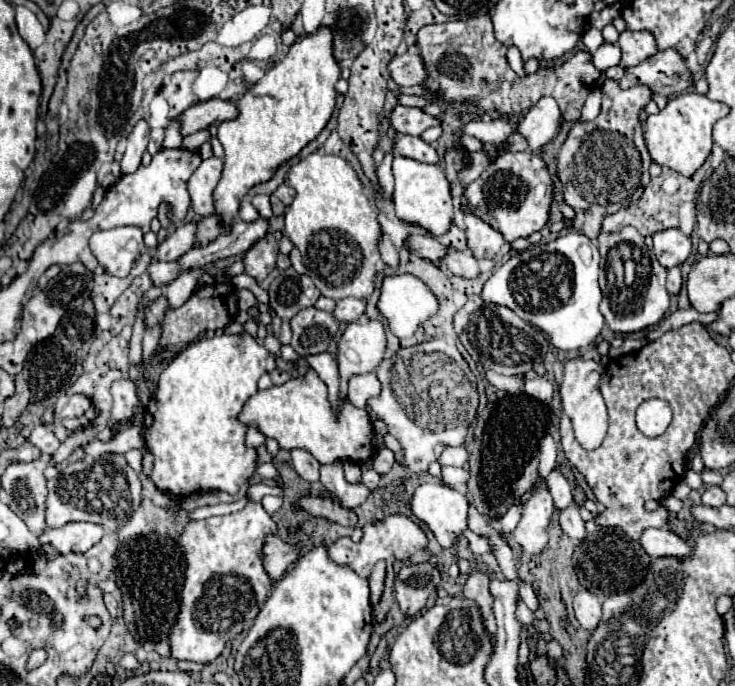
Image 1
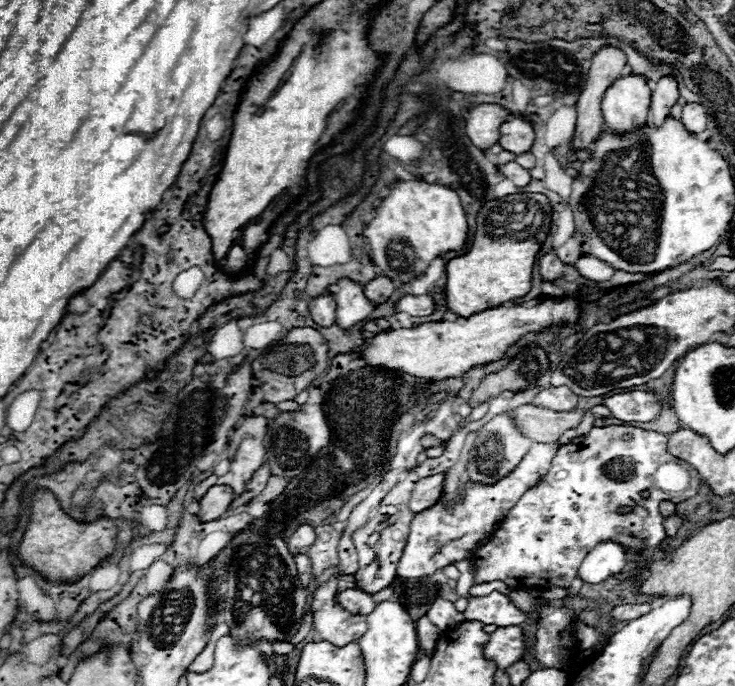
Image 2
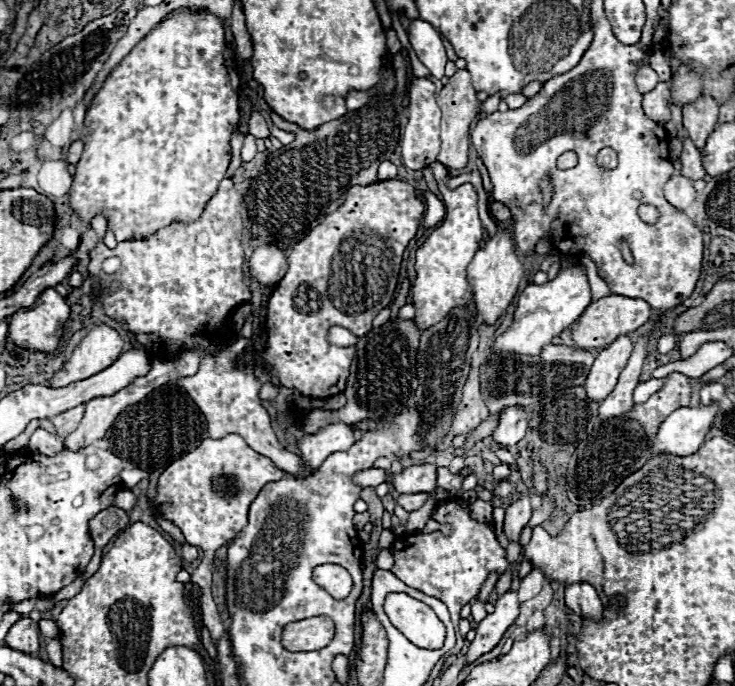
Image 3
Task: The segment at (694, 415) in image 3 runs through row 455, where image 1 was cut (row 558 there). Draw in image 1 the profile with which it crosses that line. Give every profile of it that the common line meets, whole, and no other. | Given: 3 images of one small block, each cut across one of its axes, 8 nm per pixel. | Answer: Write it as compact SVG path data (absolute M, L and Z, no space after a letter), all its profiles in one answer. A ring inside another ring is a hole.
M648 528L648 530L644 530L640 544L650 558L668 556L668 558L676 558L680 562L686 562L692 556L692 548L688 546L688 542L682 540L680 536L676 536L668 528Z

